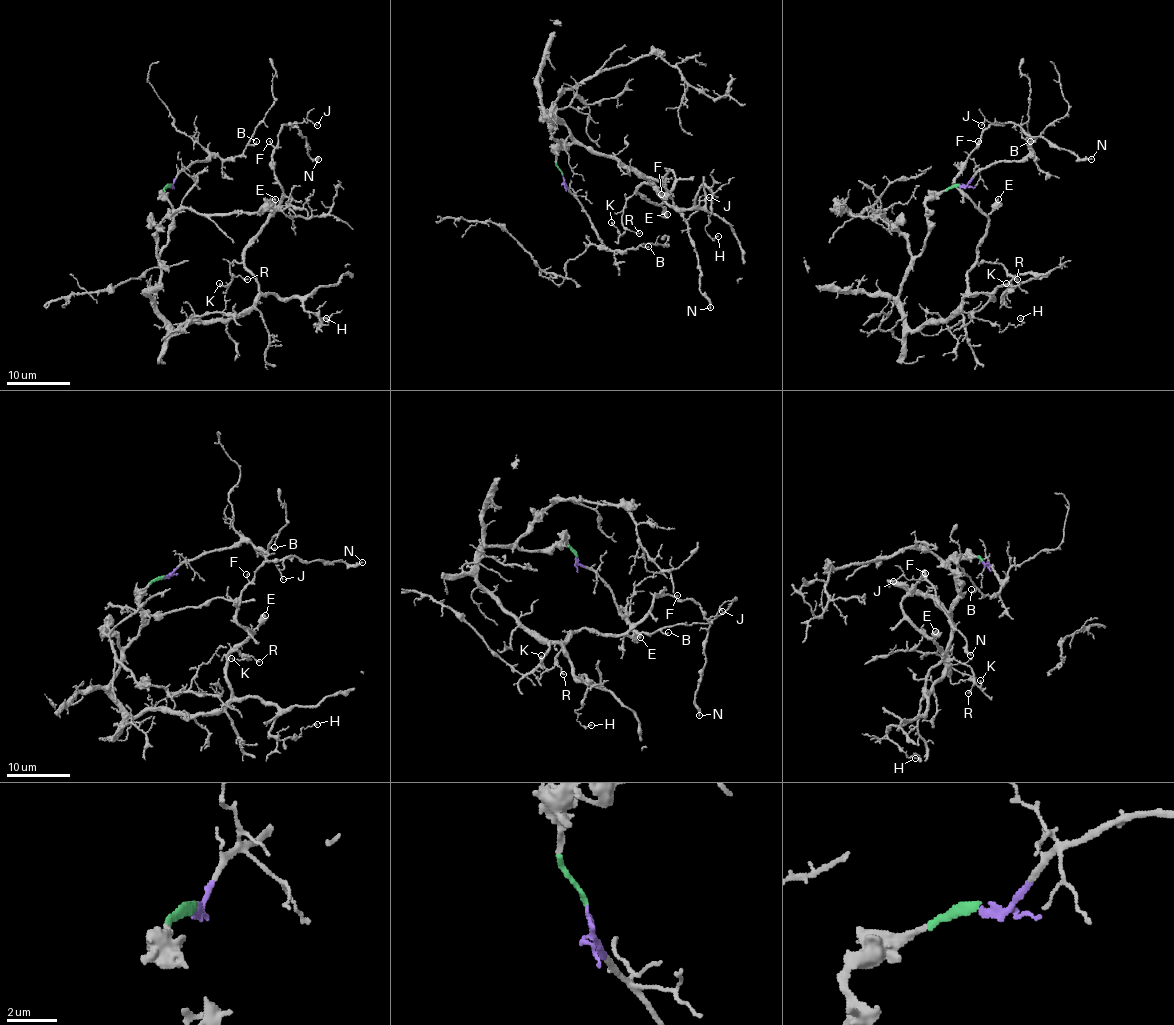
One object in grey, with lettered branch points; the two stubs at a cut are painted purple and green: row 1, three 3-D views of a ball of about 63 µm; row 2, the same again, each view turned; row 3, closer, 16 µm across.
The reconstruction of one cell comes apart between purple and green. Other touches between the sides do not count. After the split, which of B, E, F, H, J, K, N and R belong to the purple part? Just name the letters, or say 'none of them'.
B

